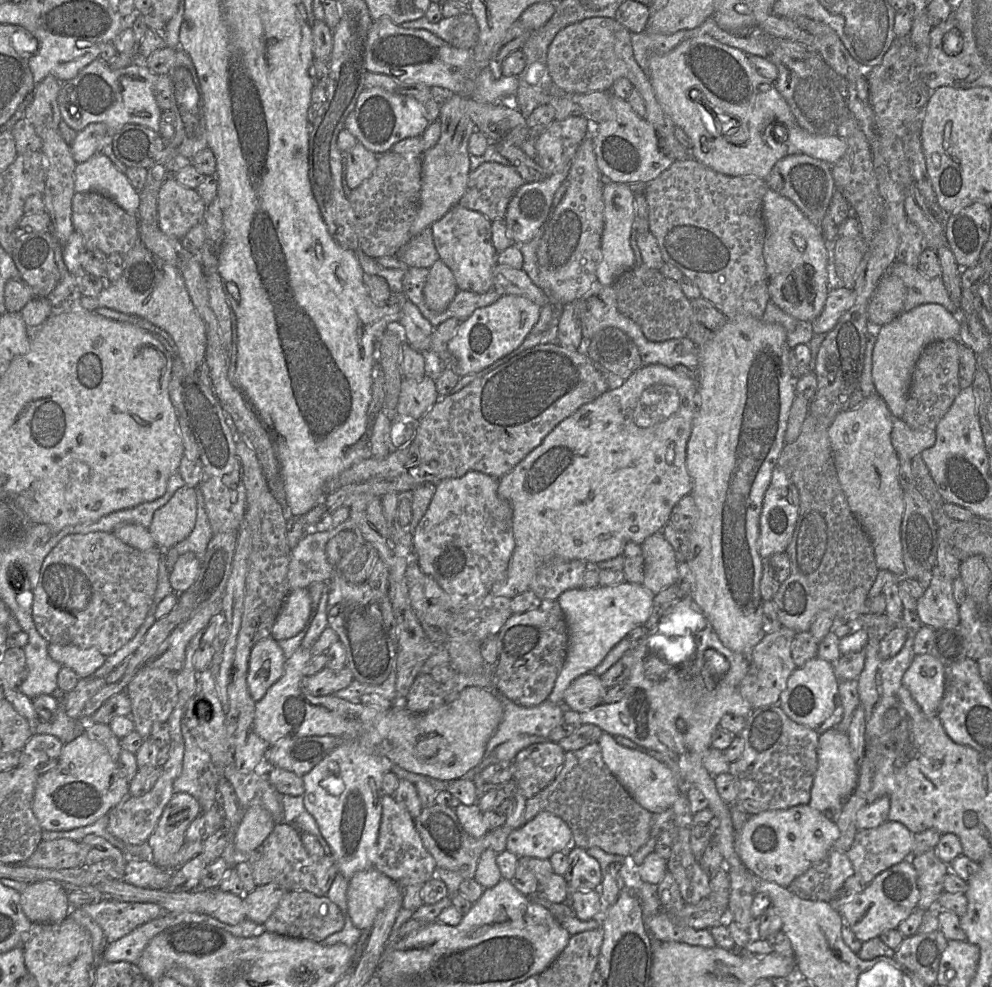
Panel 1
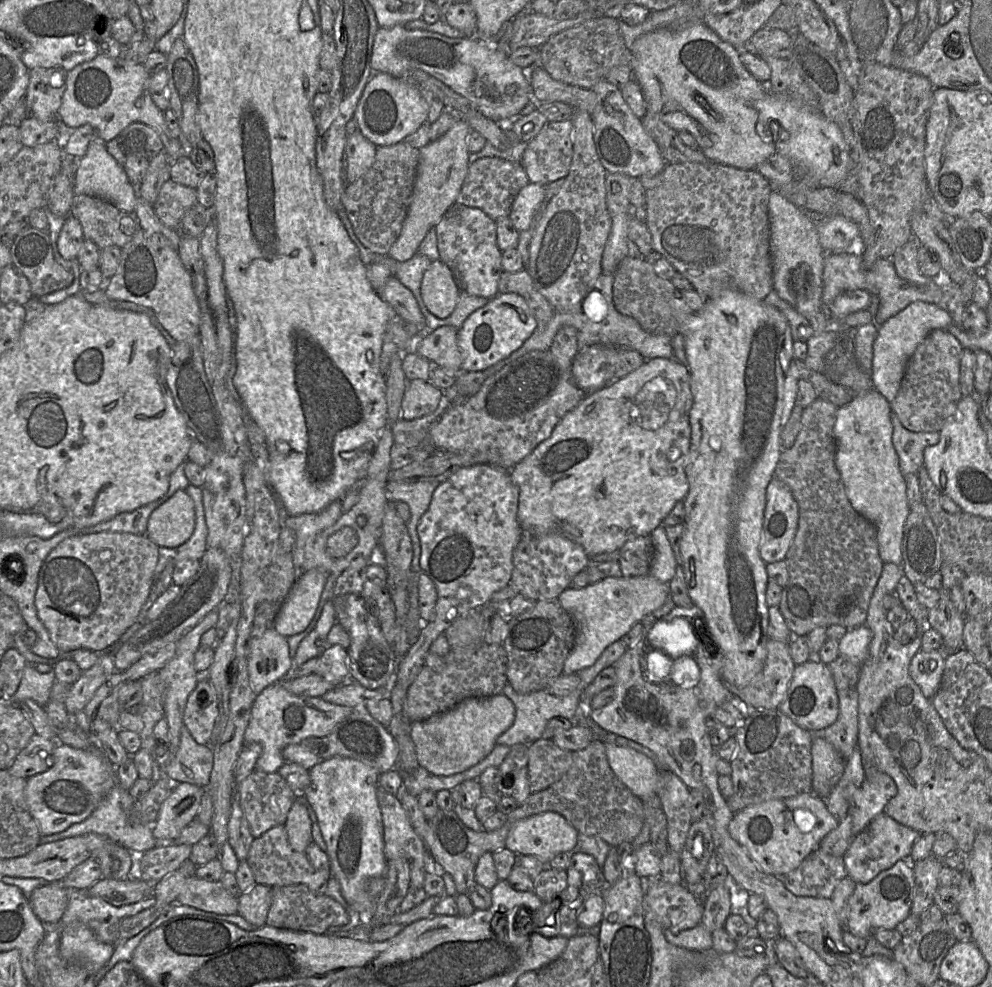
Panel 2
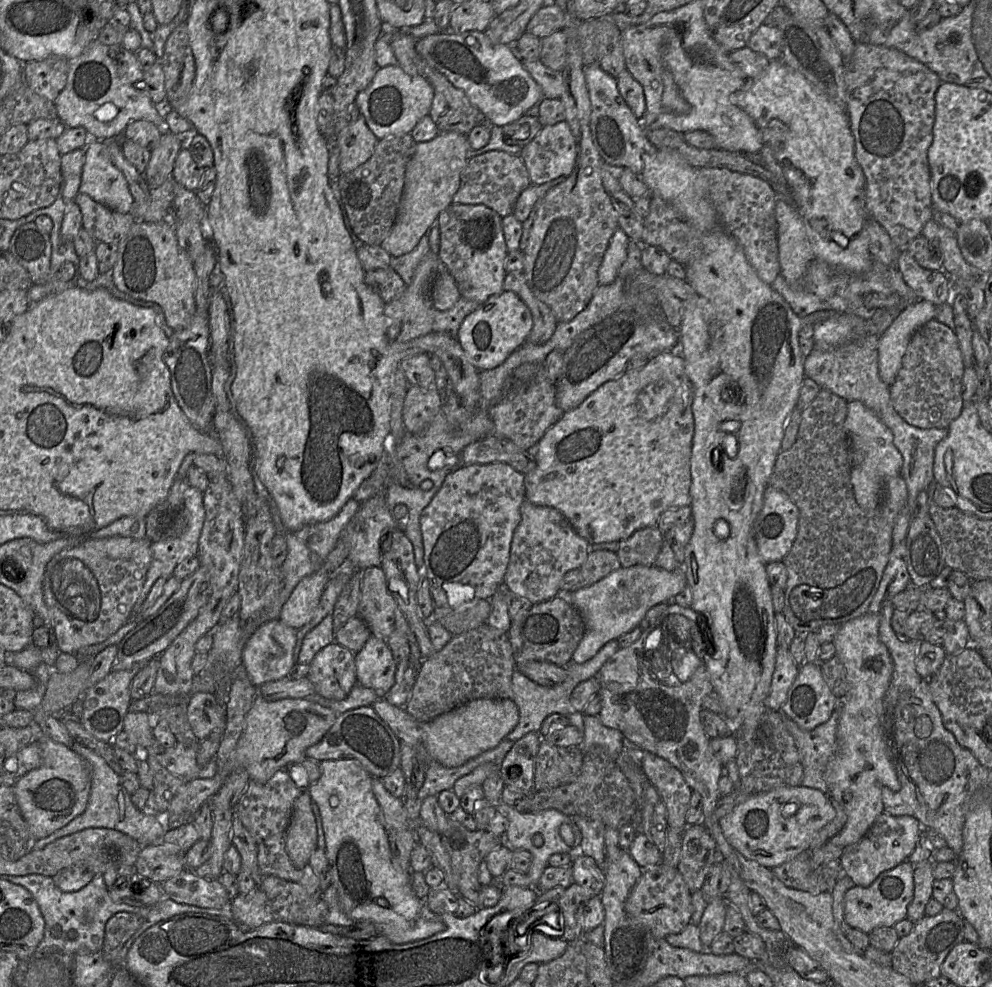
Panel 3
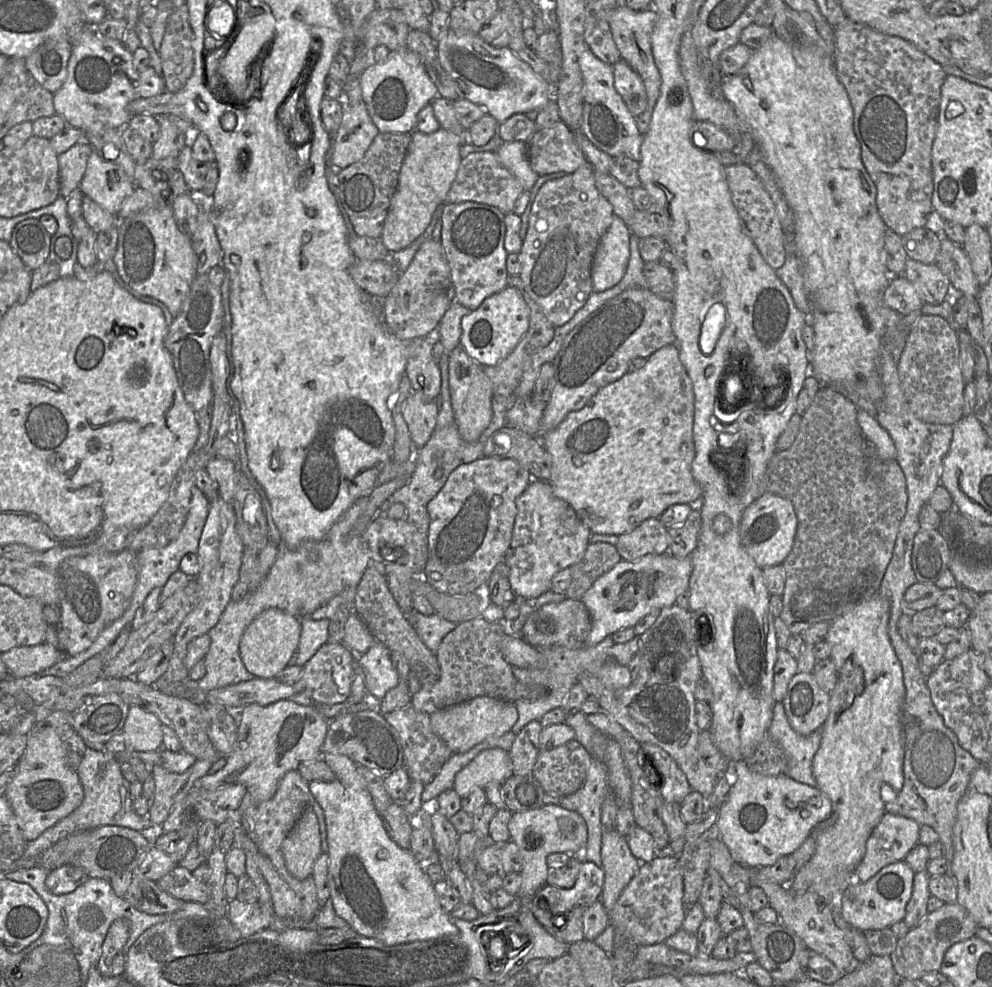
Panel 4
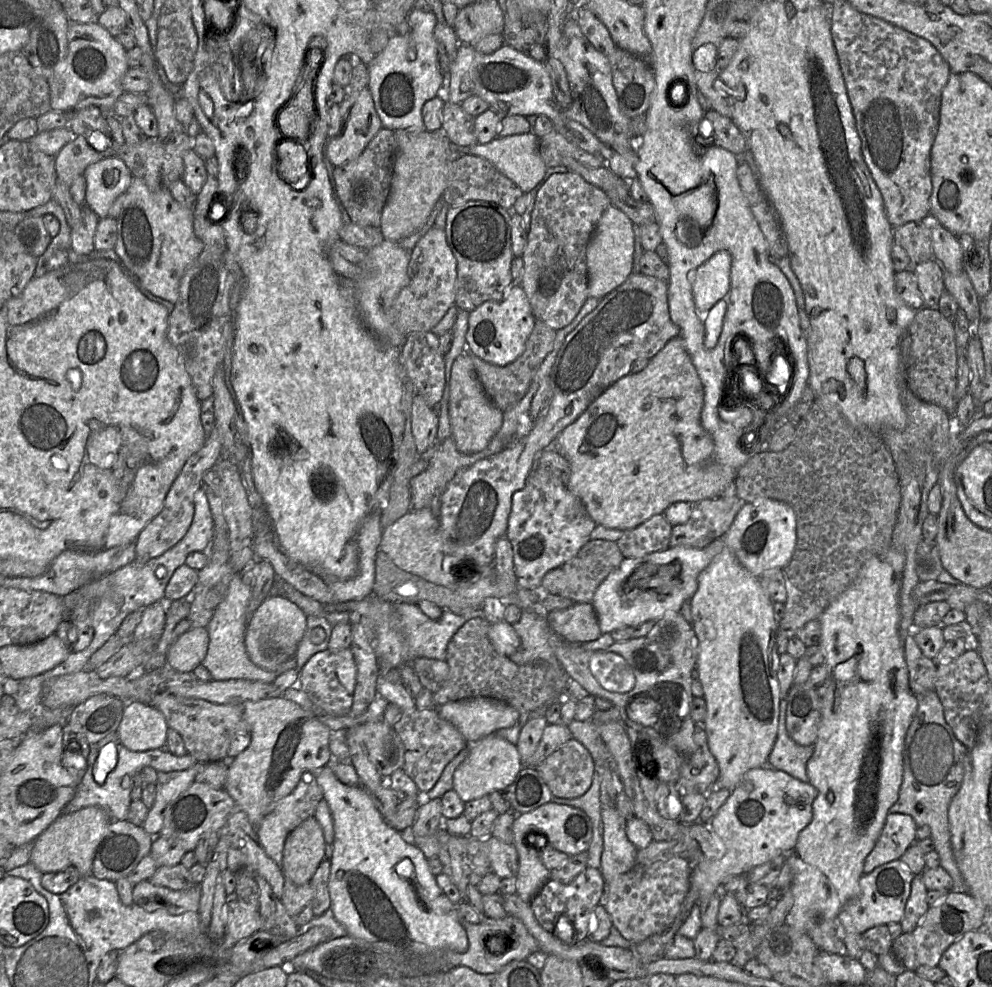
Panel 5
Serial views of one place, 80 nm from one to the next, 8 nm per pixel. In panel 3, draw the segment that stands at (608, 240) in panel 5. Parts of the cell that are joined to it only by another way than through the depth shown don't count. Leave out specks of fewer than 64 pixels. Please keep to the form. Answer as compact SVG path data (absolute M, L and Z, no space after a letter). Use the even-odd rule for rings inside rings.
M617 227L598 271L600 285L608 285L615 281L621 266L627 259L629 241L627 234L620 227Z

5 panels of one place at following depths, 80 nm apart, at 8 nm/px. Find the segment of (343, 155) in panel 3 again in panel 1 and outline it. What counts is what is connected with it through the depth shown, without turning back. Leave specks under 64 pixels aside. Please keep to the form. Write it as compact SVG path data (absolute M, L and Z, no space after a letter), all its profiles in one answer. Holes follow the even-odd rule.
M357 142L354 148L346 155L347 183L351 190L357 188L368 179L378 165L378 155Z

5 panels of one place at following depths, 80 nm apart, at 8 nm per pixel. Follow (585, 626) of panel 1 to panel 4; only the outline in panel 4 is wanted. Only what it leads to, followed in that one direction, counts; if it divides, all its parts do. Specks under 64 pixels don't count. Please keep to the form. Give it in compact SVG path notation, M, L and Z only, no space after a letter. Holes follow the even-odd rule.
M671 553L649 554L635 561L621 560L598 578L581 599L592 619L592 629L585 646L597 645L619 630L633 628L653 610L676 604L677 597L689 590L691 573L690 557L678 559Z

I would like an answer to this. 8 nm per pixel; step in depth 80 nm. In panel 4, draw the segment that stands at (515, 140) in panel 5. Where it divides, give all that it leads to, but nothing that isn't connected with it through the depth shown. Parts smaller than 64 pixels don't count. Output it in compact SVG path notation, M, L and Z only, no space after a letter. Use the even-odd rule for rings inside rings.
M504 142L496 151L498 161L522 184L524 191L531 191L539 175L531 168L528 158L528 143Z

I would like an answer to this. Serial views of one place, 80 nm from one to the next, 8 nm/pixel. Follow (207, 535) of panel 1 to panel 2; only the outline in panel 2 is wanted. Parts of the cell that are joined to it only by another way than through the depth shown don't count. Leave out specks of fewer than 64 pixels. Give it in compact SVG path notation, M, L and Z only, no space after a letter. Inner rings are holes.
M189 484L185 490L194 502L194 531L191 537L178 547L158 547L159 560L154 571L154 581L158 579L169 562L176 563L183 559L200 560L207 549L206 538L208 528L205 520L202 489L201 487Z

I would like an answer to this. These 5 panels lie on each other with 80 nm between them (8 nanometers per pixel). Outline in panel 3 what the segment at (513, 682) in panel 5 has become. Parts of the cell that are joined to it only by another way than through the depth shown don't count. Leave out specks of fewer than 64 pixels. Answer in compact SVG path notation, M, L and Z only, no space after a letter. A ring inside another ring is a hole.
M484 623L453 636L440 651L423 660L406 703L406 711L418 722L426 723L474 699L511 699L515 669L508 633Z

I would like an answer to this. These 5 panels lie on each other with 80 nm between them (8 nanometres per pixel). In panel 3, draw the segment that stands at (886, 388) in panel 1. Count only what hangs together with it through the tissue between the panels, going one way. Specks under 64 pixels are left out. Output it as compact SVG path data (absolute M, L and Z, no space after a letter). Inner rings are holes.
M919 300L904 308L879 337L878 371L889 387L895 382L903 356L914 332L931 319L935 319L936 305Z

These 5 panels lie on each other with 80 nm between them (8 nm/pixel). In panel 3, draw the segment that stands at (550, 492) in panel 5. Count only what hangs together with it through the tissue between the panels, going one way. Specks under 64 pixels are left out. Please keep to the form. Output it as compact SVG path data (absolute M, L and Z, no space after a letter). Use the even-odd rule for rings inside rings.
M525 499L520 511L521 522L514 532L504 583L514 597L536 604L560 594L565 574L581 568L588 558L591 545L555 508L535 505Z

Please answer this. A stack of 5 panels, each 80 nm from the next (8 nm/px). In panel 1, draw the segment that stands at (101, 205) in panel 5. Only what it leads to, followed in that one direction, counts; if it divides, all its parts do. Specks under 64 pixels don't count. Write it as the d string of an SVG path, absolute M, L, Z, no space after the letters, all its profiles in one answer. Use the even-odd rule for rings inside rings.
M96 153L87 161L79 163L74 171L75 192L94 191L113 200L130 215L138 216L140 194L119 171L112 161Z

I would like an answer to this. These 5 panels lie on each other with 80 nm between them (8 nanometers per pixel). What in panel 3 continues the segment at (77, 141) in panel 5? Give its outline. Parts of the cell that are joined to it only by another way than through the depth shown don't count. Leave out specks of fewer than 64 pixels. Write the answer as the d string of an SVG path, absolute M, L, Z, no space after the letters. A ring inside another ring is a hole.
M86 146L61 155L62 181L60 186L60 196L65 201L65 204L74 200L79 193L85 152Z

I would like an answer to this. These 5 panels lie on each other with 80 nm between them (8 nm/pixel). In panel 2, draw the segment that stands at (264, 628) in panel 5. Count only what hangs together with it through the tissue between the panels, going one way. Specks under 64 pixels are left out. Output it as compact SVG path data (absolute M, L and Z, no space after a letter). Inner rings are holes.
M271 626L250 642L247 666L251 689L257 695L283 680L293 664L287 637Z

